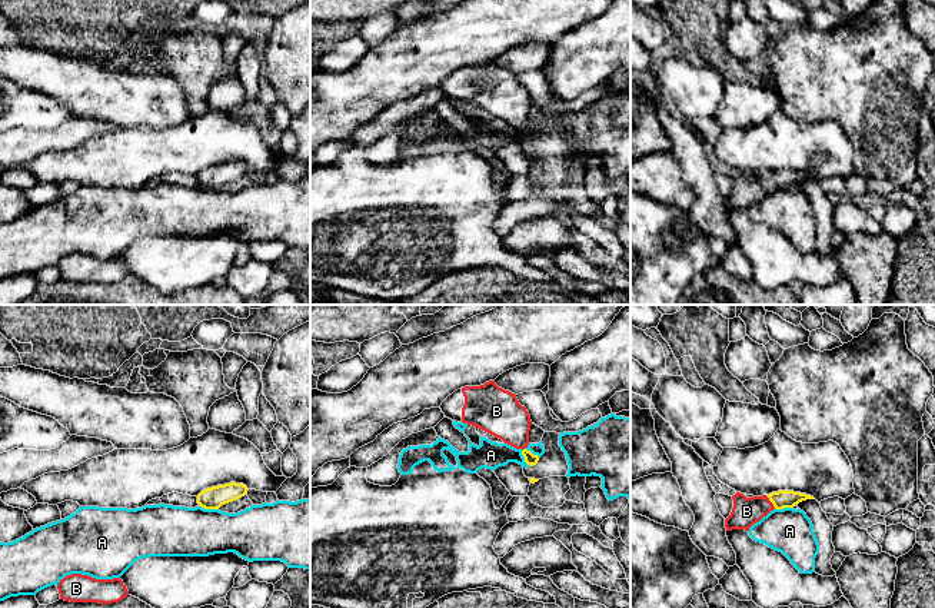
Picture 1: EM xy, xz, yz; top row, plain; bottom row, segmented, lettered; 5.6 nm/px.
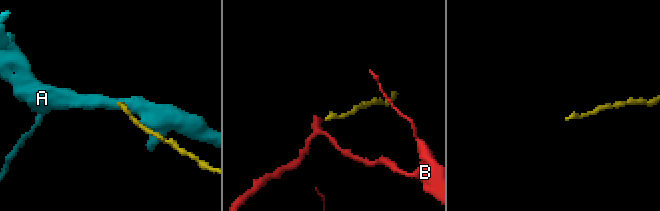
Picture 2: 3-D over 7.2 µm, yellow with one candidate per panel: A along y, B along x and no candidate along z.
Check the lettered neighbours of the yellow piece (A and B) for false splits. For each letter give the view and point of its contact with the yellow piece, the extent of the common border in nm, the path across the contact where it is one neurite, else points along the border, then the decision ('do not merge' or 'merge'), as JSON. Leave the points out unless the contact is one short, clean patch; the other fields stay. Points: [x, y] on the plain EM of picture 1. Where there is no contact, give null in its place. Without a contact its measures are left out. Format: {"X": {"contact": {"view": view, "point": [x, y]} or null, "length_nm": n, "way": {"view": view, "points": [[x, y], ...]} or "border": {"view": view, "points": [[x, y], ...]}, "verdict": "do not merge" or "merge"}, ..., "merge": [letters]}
{"A": {"contact": {"view": "xz", "point": [529, 130]}, "length_nm": 120, "border": {"view": "xz", "points": [[521, 130], [529, 129], [539, 136]]}, "verdict": "do not merge"}, "B": {"contact": {"view": "yz", "point": [771, 180]}, "length_nm": 100, "way": {"view": "yz", "points": [[781, 179], [771, 180], [746, 190]]}, "verdict": "merge"}, "merge": ["B"]}

